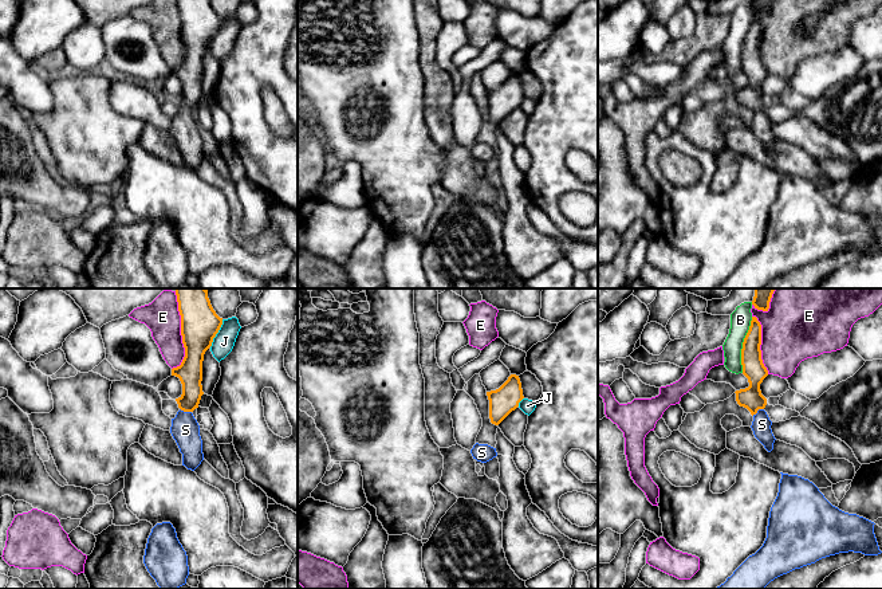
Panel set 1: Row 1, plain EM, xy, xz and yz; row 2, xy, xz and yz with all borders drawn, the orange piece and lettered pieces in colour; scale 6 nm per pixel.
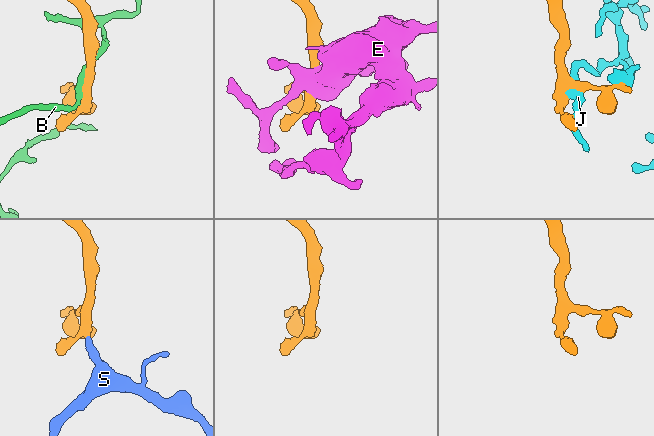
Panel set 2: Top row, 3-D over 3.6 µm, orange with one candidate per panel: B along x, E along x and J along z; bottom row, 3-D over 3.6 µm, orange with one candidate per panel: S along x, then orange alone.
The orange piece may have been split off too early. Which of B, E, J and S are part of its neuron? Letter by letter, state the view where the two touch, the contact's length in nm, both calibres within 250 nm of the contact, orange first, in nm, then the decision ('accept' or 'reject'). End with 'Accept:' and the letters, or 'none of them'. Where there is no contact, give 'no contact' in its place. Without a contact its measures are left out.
B: yz | 340 nm | 140/130 nm | reject
E: xy | 420 nm | 240/200 nm | reject
J: xy | 190 nm | 240/130 nm | reject
S: yz | 80 nm | 140/110 nm | accept
Accept: S

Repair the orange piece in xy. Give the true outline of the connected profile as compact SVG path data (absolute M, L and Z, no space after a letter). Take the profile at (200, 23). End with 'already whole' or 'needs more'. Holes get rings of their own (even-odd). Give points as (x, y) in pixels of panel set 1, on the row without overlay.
M177 0L181 15L181 35L185 56L172 75L180 78L182 94L176 98L180 110L172 118L170 133L182 153L182 165L194 170L204 160L200 125L193 115L202 91L202 60L212 46L223 17L213 9L210 0Z | needs more

